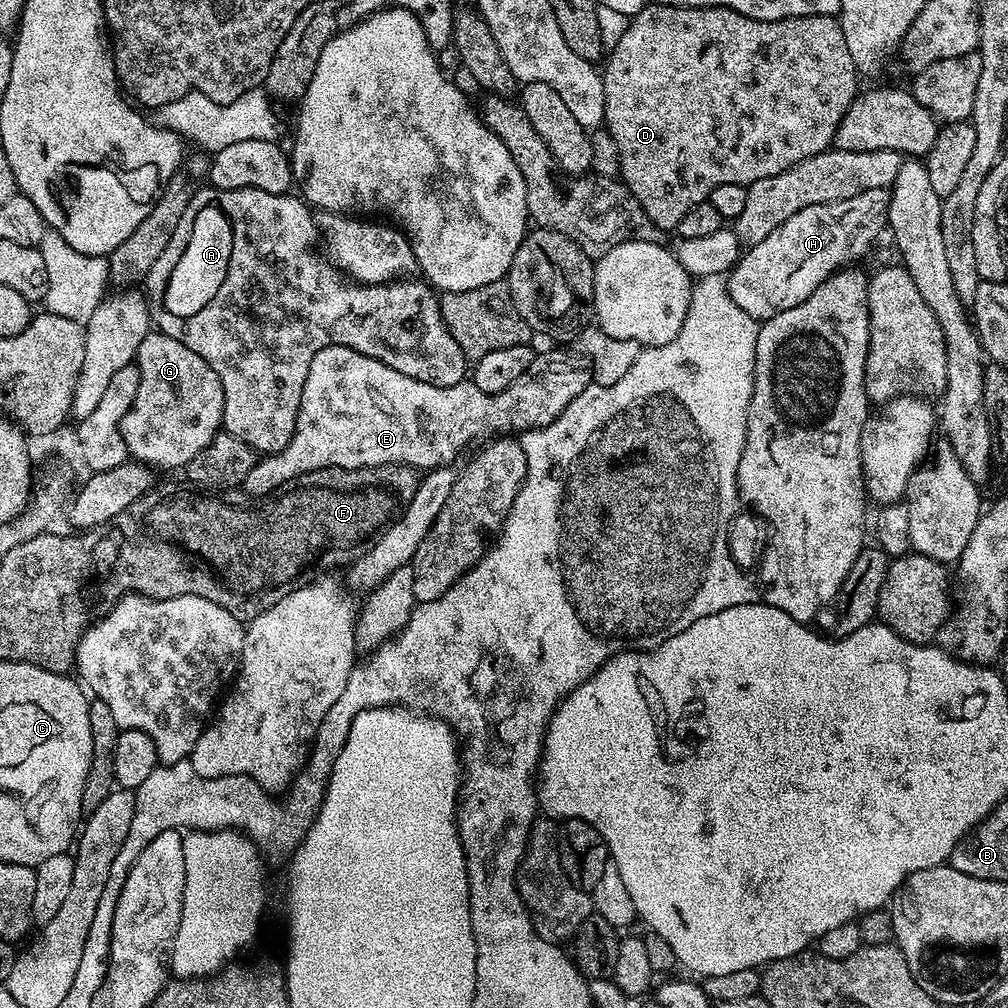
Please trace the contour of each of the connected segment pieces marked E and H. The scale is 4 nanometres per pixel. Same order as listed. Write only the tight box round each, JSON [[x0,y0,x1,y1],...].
[[242,344,594,498],[727,188,889,322]]

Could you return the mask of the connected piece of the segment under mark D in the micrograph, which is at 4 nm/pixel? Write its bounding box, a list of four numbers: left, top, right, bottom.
[602,2,858,230]

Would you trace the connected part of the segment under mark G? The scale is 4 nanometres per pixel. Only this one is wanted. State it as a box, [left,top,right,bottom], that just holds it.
[120,330,222,469]

